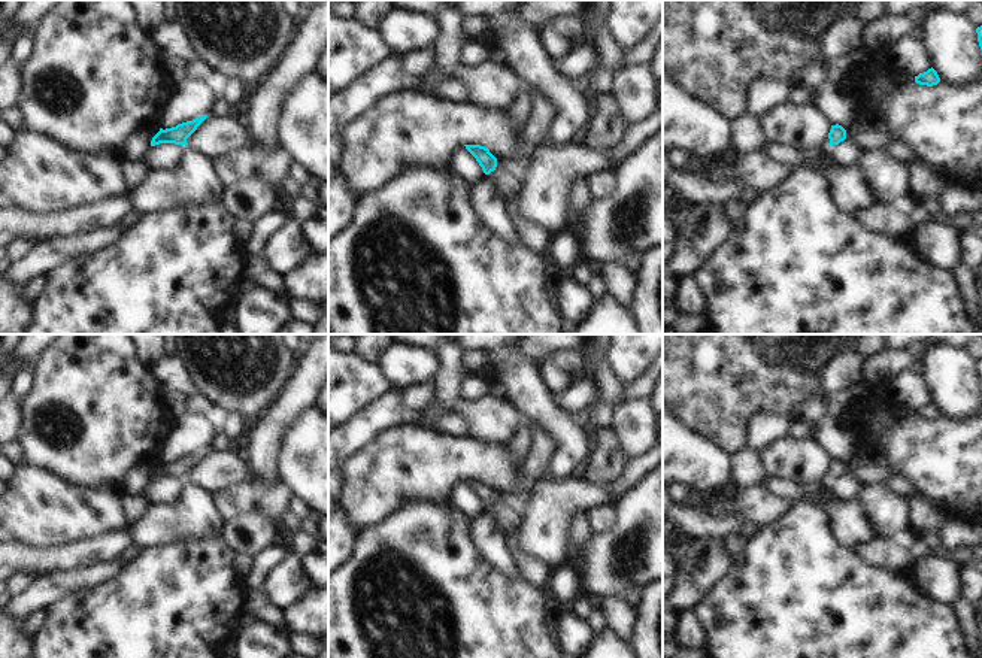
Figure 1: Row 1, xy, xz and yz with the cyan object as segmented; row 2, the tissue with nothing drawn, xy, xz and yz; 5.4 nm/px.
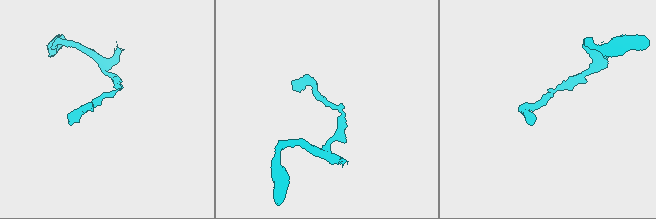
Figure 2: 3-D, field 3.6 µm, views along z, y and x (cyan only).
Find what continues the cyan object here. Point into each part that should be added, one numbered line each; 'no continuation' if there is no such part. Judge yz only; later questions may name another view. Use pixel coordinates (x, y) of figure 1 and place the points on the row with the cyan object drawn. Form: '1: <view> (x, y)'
no continuation

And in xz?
no continuation

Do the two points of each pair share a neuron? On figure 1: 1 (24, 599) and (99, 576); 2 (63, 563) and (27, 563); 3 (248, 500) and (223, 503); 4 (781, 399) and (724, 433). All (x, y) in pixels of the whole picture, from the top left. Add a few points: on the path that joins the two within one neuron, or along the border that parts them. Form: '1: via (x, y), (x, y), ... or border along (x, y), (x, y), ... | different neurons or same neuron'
1: via (42, 593), (58, 584), (81, 579) | same neuron
2: via (54, 563), (36, 563) | same neuron
3: via (242, 500), (229, 502) | same neuron
4: via (766, 399), (755, 399), (736, 418) | same neuron

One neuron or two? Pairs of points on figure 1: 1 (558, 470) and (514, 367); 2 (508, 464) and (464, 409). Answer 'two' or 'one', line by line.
1: one
2: two

